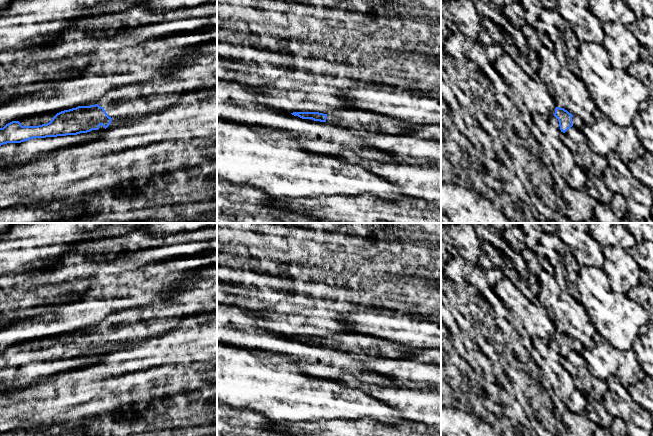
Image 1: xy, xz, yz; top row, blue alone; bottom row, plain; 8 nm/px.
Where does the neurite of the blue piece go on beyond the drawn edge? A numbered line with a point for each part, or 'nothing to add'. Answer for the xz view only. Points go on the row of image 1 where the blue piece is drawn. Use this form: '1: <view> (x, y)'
1: xz (335, 118)

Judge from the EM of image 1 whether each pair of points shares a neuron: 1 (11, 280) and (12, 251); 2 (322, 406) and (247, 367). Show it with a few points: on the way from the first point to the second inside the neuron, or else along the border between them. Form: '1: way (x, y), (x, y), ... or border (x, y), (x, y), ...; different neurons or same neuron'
1: border (34, 269), (10, 275); different neurons
2: way (303, 398), (271, 390), (266, 386); same neuron

